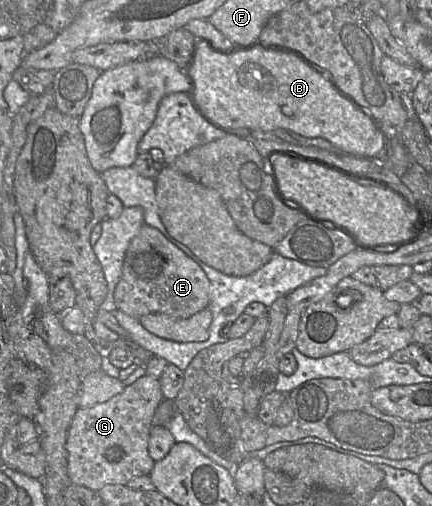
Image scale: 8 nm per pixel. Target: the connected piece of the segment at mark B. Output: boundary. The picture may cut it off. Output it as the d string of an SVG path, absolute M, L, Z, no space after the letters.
M201 43L195 53L191 75L196 84L196 99L204 113L228 128L273 131L277 128L300 134L304 142L298 146L321 146L327 143L353 156L385 159L387 138L368 116L359 111L322 71L311 67L291 53L253 48L230 55L214 52Z

